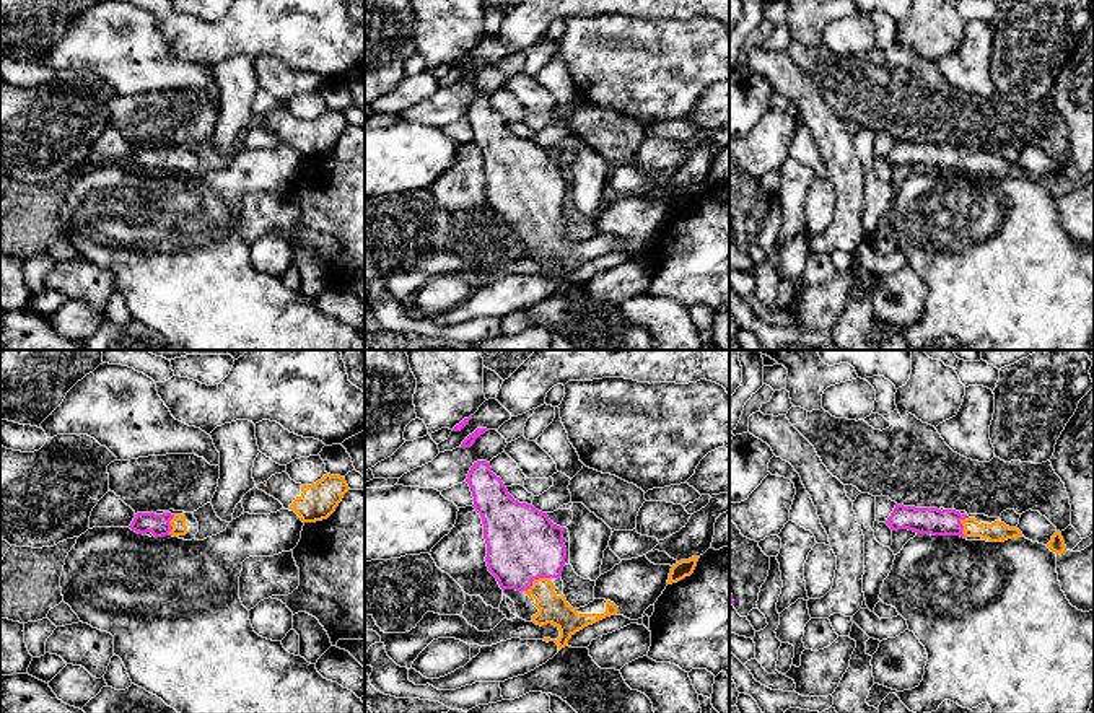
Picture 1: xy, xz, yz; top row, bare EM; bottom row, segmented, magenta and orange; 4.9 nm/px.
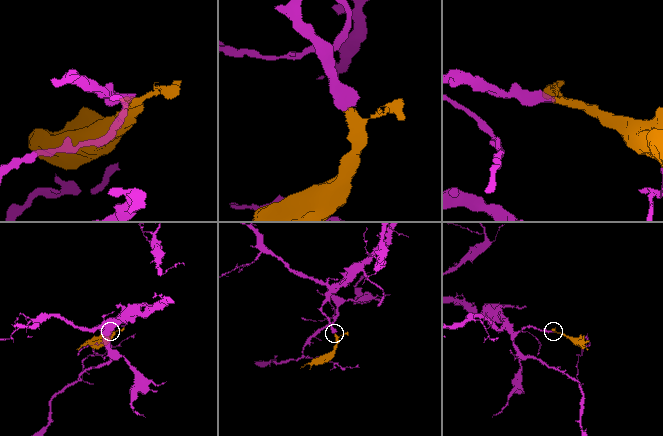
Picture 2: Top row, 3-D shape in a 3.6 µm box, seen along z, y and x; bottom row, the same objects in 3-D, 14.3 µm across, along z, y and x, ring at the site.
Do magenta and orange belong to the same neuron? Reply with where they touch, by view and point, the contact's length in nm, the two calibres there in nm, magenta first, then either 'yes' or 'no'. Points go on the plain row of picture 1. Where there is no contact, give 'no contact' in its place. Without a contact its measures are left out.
contact xz (536, 214); length 150 nm; calibres 360 and 150 nm; yes

